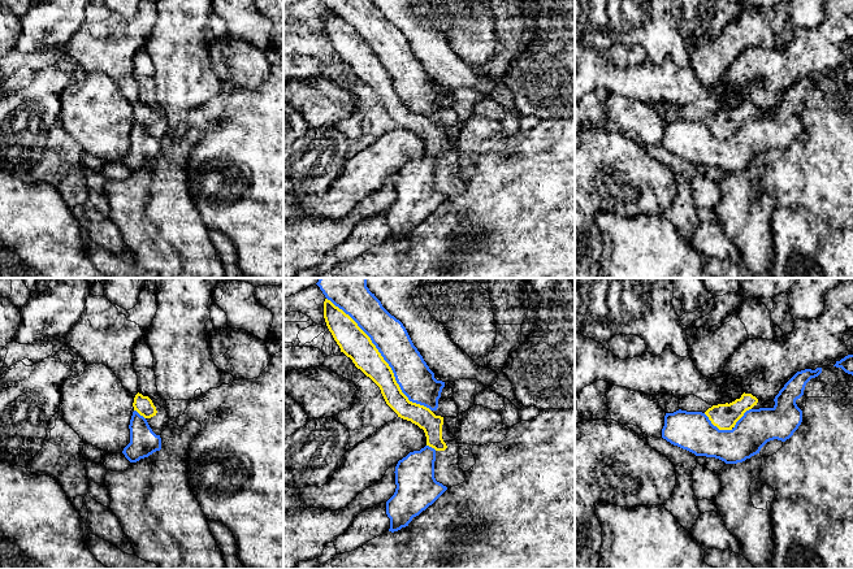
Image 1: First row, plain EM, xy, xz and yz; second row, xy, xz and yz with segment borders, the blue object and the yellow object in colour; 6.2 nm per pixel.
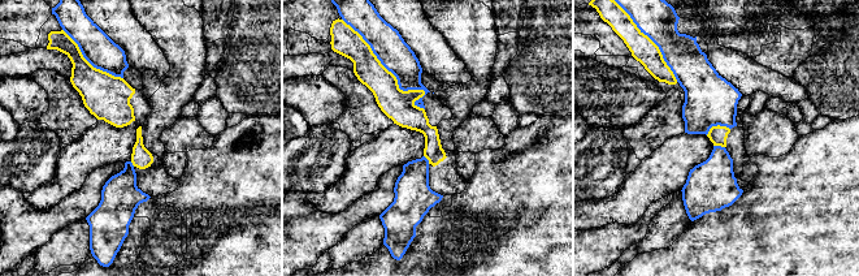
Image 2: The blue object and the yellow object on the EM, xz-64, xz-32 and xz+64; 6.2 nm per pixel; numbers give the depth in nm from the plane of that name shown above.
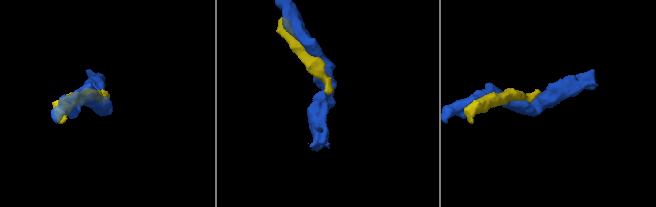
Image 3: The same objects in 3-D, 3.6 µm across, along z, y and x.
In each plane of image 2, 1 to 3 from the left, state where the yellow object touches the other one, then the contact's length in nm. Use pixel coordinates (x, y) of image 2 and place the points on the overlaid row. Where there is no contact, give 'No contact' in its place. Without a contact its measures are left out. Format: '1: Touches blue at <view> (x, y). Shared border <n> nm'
1: Touches blue at xz-64 (90, 63). Shared border 480 nm
2: Touches blue at xz-32 (394, 74). Shared border 750 nm
3: Touches blue at xz+64 (651, 39). Shared border 650 nm

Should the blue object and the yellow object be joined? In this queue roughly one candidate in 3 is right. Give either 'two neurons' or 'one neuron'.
two neurons

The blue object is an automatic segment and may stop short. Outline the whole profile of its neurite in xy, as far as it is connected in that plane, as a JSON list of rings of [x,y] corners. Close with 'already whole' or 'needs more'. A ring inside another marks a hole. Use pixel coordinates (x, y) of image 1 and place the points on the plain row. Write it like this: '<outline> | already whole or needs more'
[[[137,120],[133,121],[129,138],[130,152],[124,157],[122,162],[130,171],[137,171],[161,158],[160,144],[152,140],[147,129]]] | already whole

